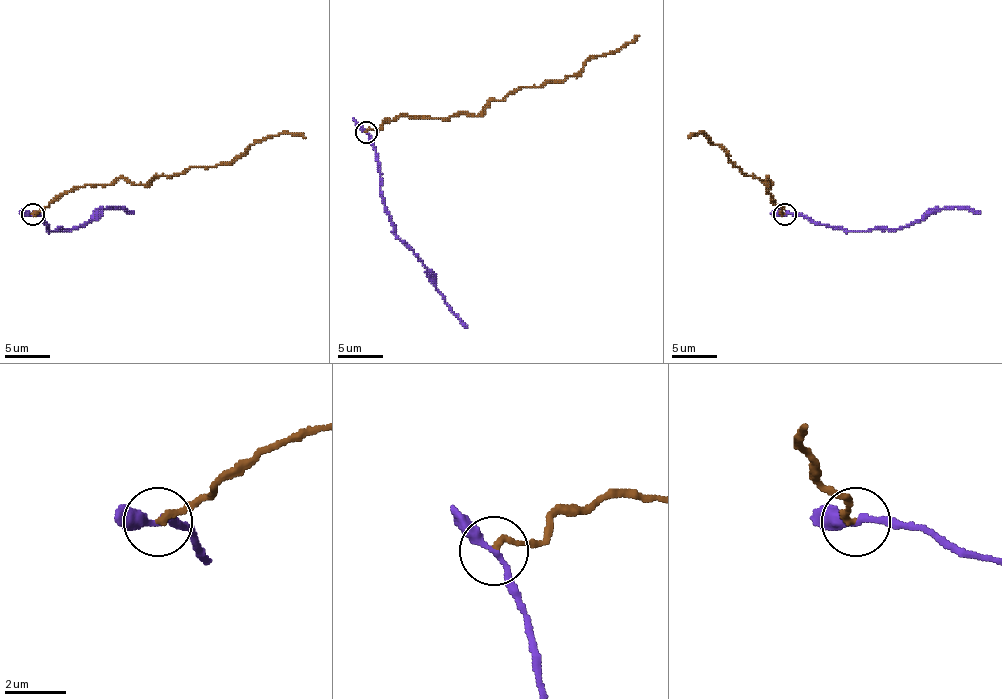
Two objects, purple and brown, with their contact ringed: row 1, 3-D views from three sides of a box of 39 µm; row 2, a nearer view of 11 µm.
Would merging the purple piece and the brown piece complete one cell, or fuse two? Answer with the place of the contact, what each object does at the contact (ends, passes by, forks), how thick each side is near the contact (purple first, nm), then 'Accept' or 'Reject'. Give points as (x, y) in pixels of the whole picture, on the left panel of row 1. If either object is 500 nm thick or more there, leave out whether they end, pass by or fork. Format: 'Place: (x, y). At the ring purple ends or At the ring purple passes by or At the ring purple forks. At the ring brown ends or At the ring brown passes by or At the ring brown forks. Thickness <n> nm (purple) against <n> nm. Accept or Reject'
Place: (33, 214). At the ring purple passes by. At the ring brown ends. Thickness 240 nm (purple) against 200 nm. Reject

